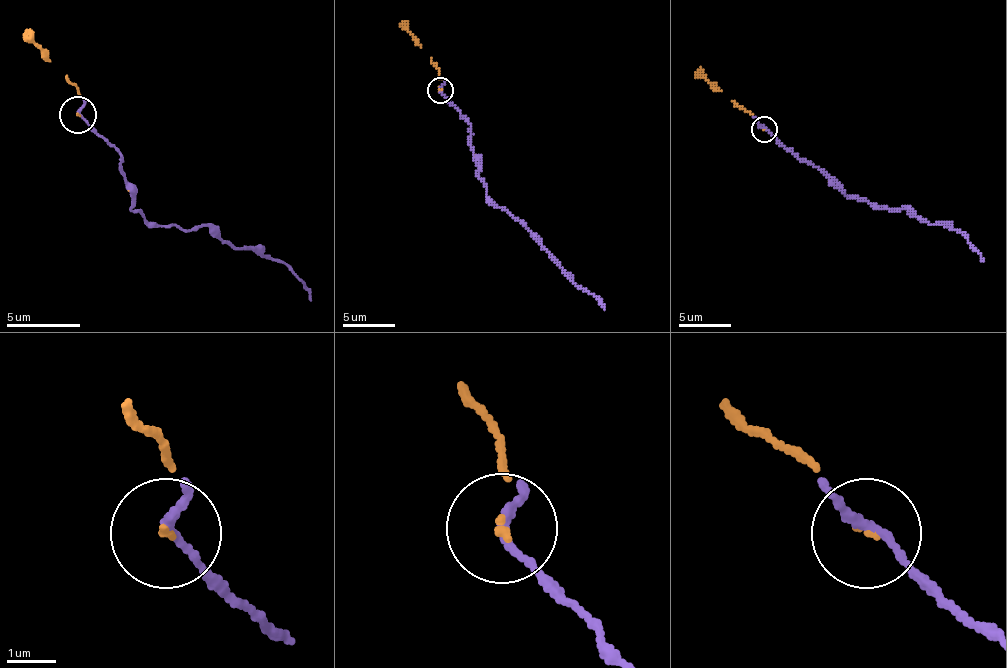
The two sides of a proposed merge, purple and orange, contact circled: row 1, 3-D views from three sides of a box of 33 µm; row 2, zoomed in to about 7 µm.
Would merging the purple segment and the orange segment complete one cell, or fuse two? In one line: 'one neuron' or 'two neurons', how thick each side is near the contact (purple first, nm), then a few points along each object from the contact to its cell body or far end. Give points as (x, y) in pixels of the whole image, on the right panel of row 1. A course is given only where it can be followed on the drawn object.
one neuron; 180 nm thick on the purple side, 80 nm on the other; purple runs (763, 127), (800, 159), (818, 166), (852, 198), (881, 208), (907, 208), (928, 224), (949, 224), (983, 261); orange runs (763, 130), (700, 67)

